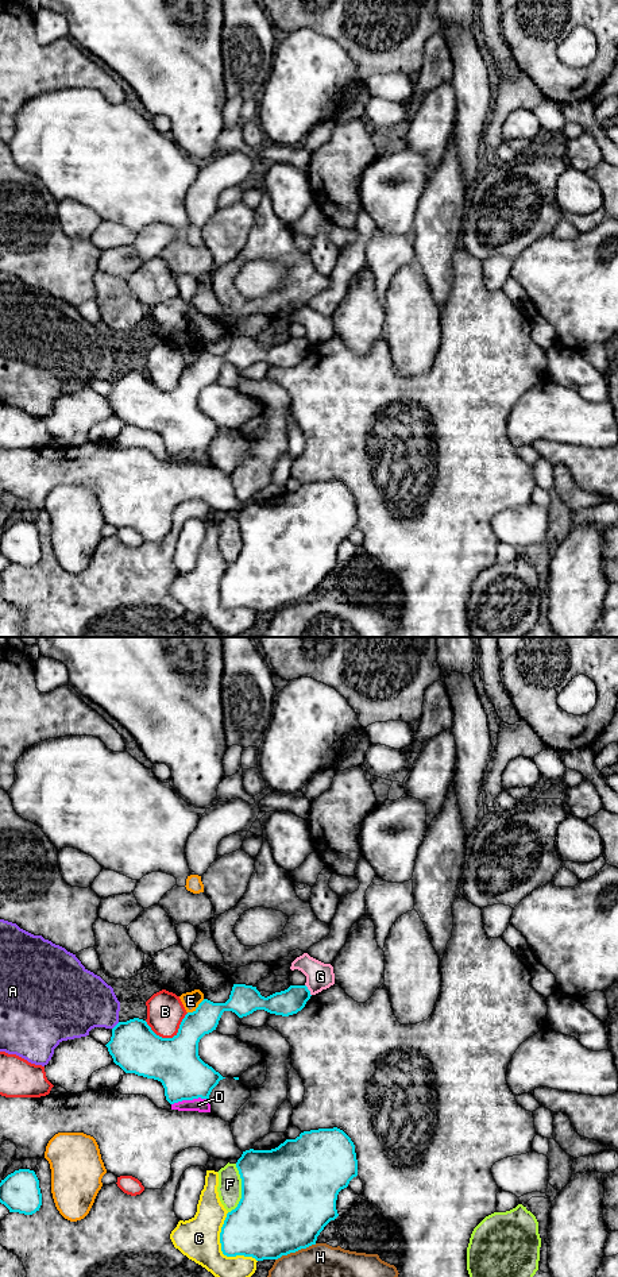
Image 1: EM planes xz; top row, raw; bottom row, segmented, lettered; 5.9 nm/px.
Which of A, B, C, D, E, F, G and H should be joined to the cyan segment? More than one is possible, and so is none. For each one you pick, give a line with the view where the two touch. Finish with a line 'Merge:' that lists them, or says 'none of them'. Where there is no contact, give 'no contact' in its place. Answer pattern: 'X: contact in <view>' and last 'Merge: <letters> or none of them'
Merge: none of them

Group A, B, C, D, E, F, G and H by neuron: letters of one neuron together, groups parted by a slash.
A / B / C / D / E / F / G / H

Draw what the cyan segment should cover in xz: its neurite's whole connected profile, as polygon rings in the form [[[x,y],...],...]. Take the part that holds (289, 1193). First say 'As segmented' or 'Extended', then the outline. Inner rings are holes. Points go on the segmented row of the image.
As segmented. [[[337,1127],[304,1131],[296,1139],[286,1139],[278,1147],[271,1150],[254,1150],[254,1149],[246,1150],[243,1151],[242,1157],[237,1160],[236,1168],[242,1178],[242,1199],[237,1207],[227,1214],[227,1218],[221,1227],[221,1232],[220,1232],[221,1251],[227,1257],[244,1255],[244,1257],[252,1257],[256,1261],[278,1259],[282,1255],[287,1255],[290,1253],[296,1253],[301,1249],[306,1249],[312,1245],[316,1245],[317,1237],[324,1230],[324,1227],[331,1220],[335,1220],[339,1216],[336,1210],[336,1200],[339,1192],[347,1188],[349,1181],[358,1176],[358,1160],[355,1153],[355,1145],[351,1141],[351,1138]]]

